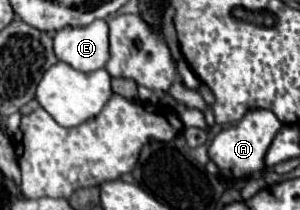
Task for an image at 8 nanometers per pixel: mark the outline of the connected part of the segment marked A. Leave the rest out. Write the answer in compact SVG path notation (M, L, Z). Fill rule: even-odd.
M250 108L236 126L226 128L216 134L216 138L212 140L212 144L208 148L208 156L218 164L220 174L226 180L228 178L246 178L248 174L252 176L254 172L264 170L264 154L280 128L282 128L282 124L274 116L274 112L264 110L264 108Z

